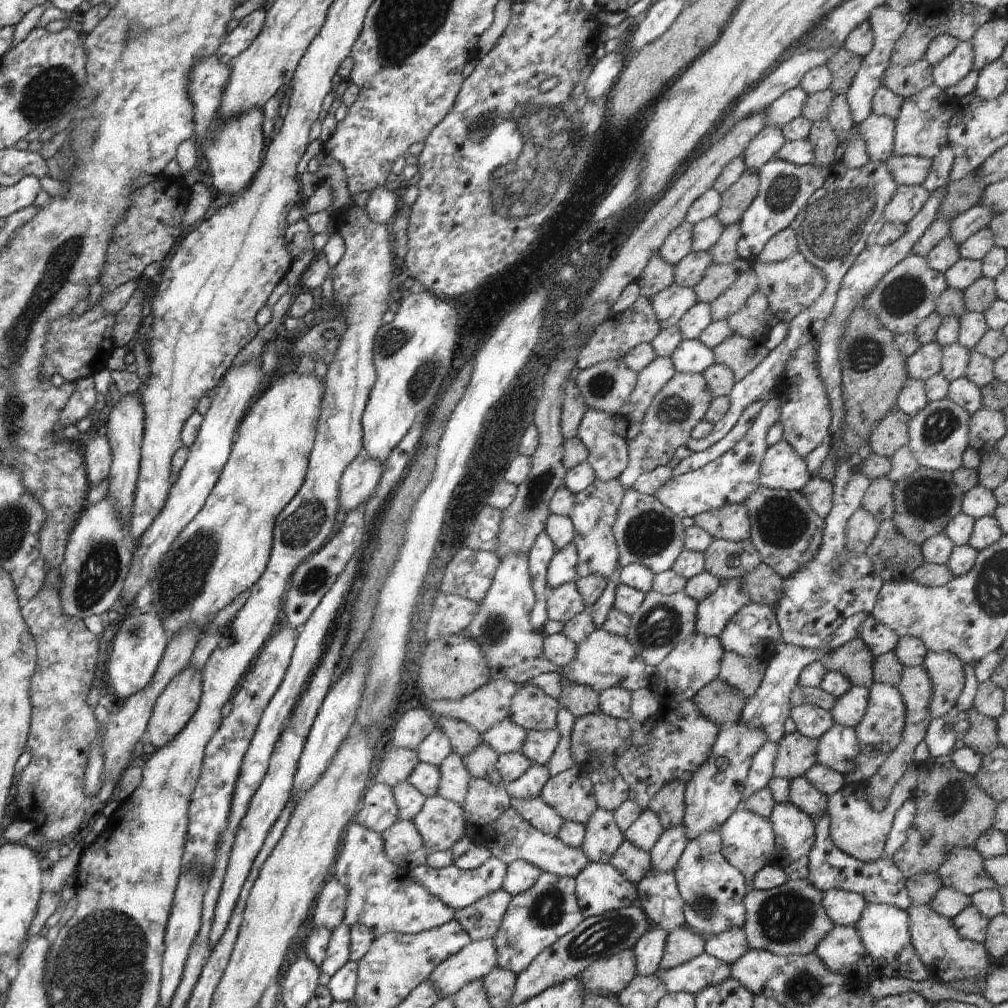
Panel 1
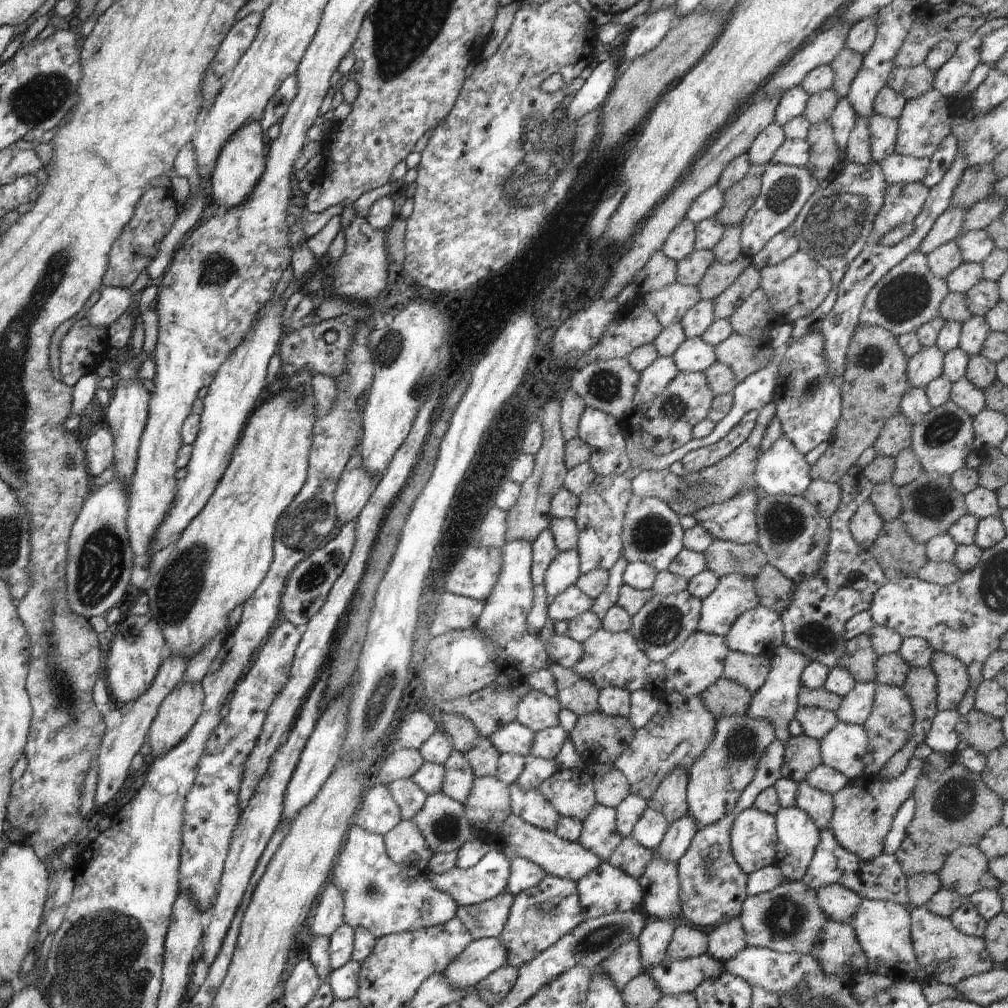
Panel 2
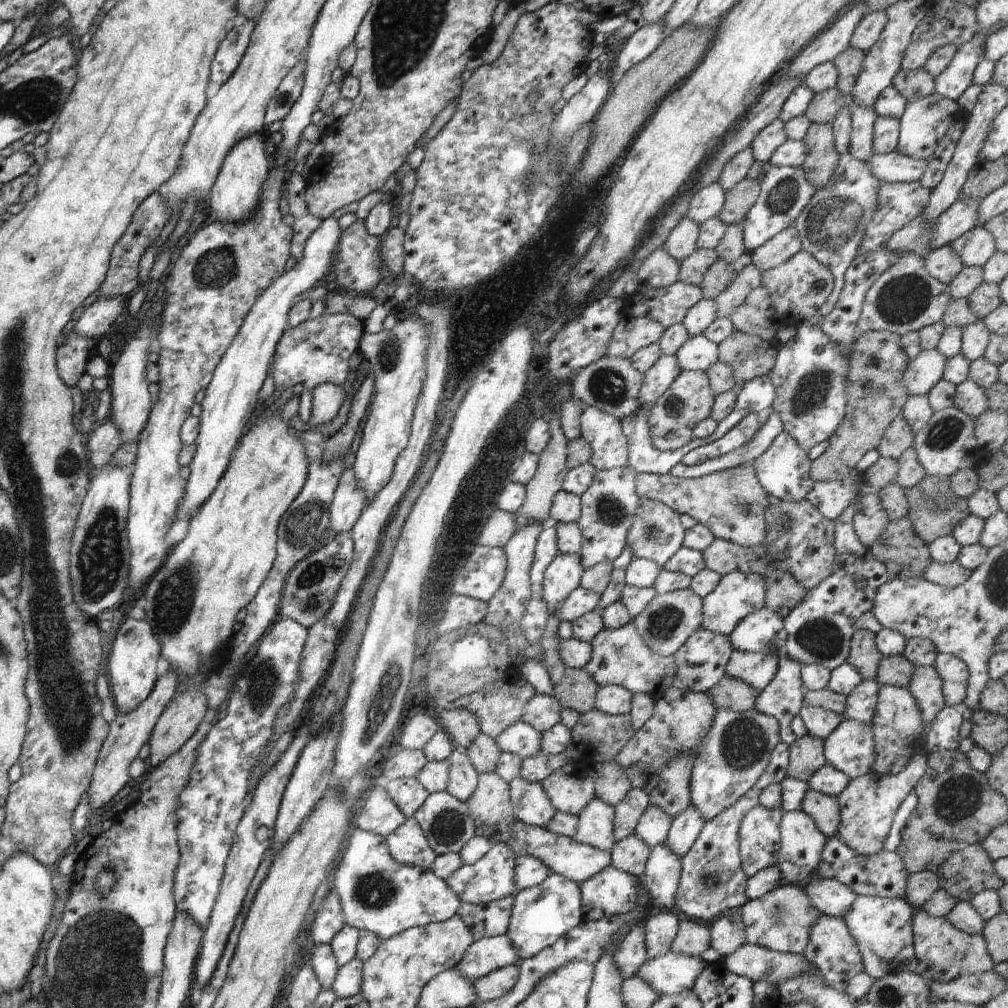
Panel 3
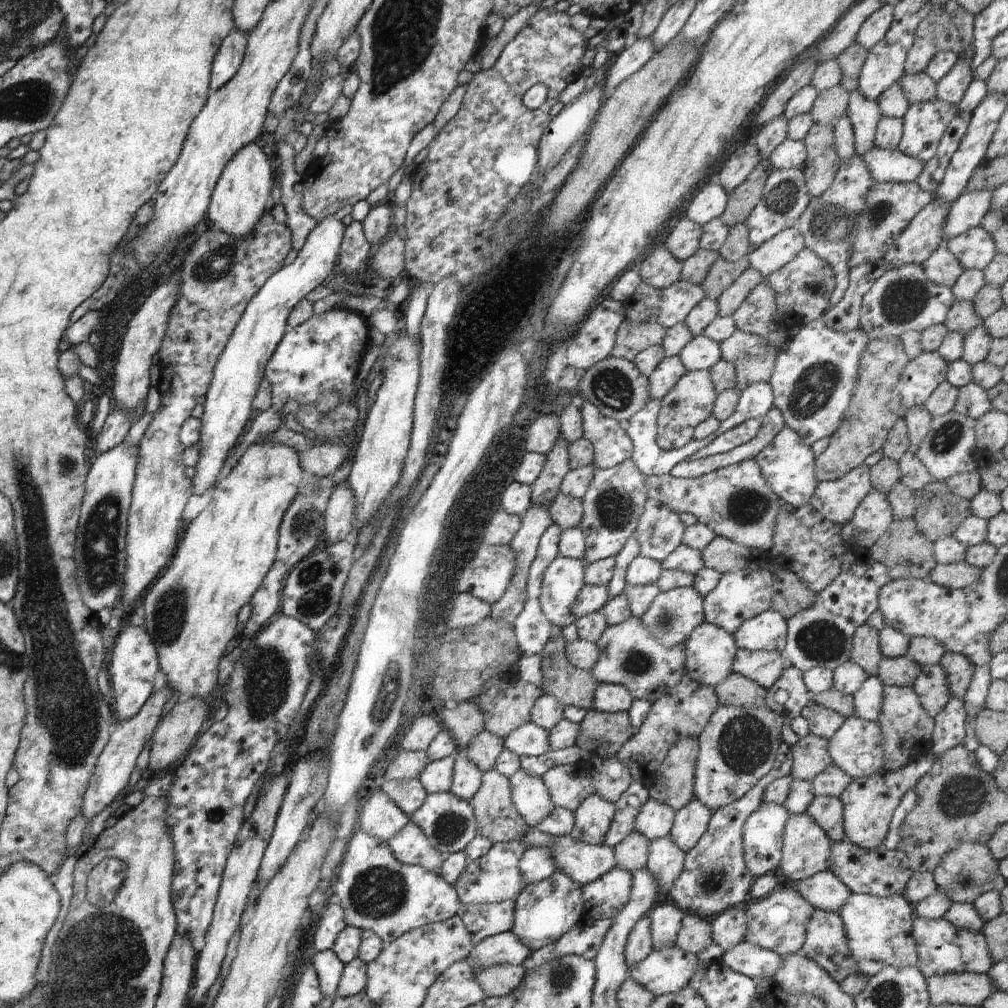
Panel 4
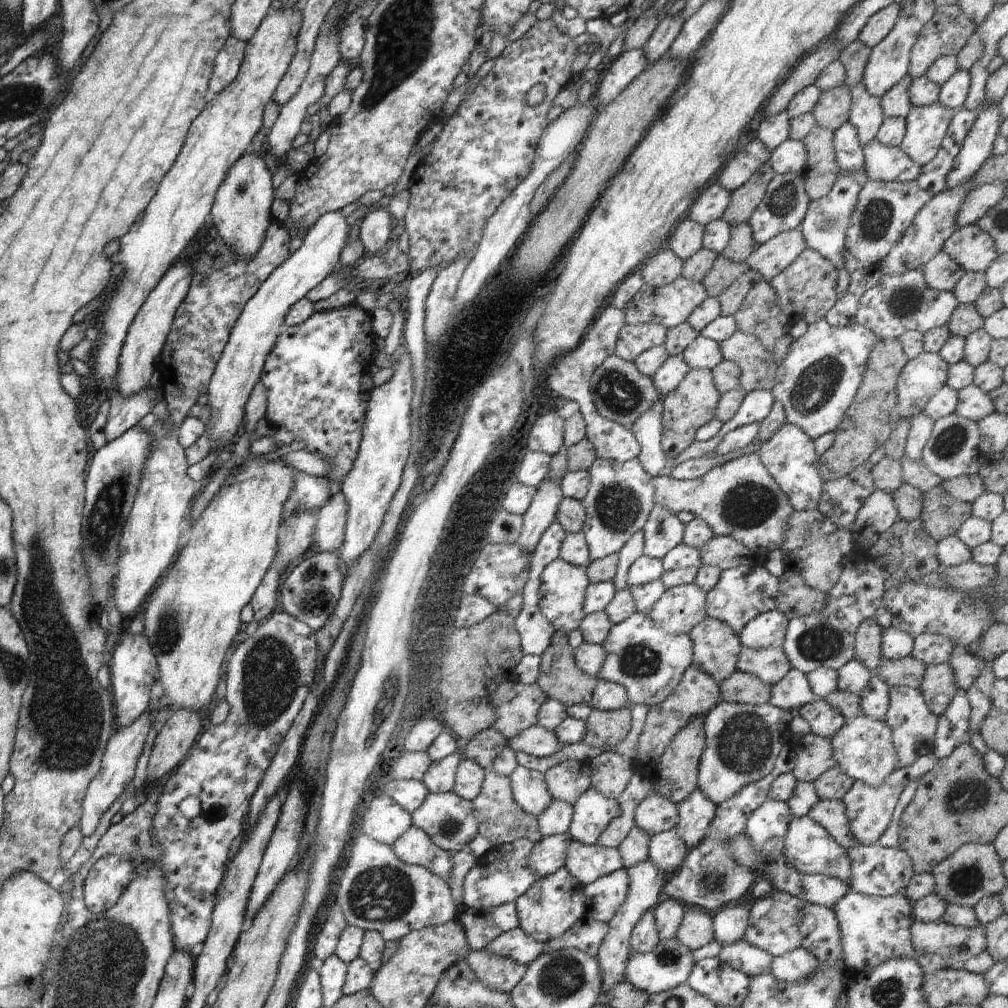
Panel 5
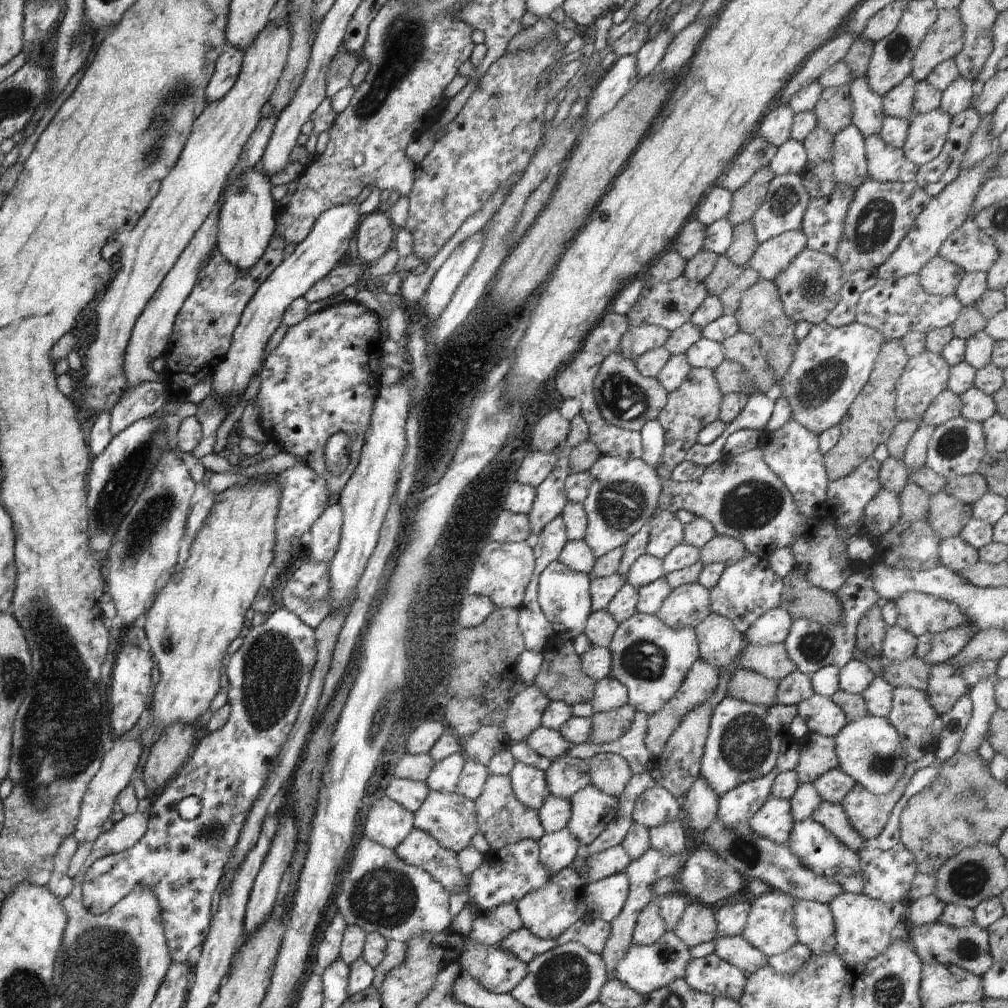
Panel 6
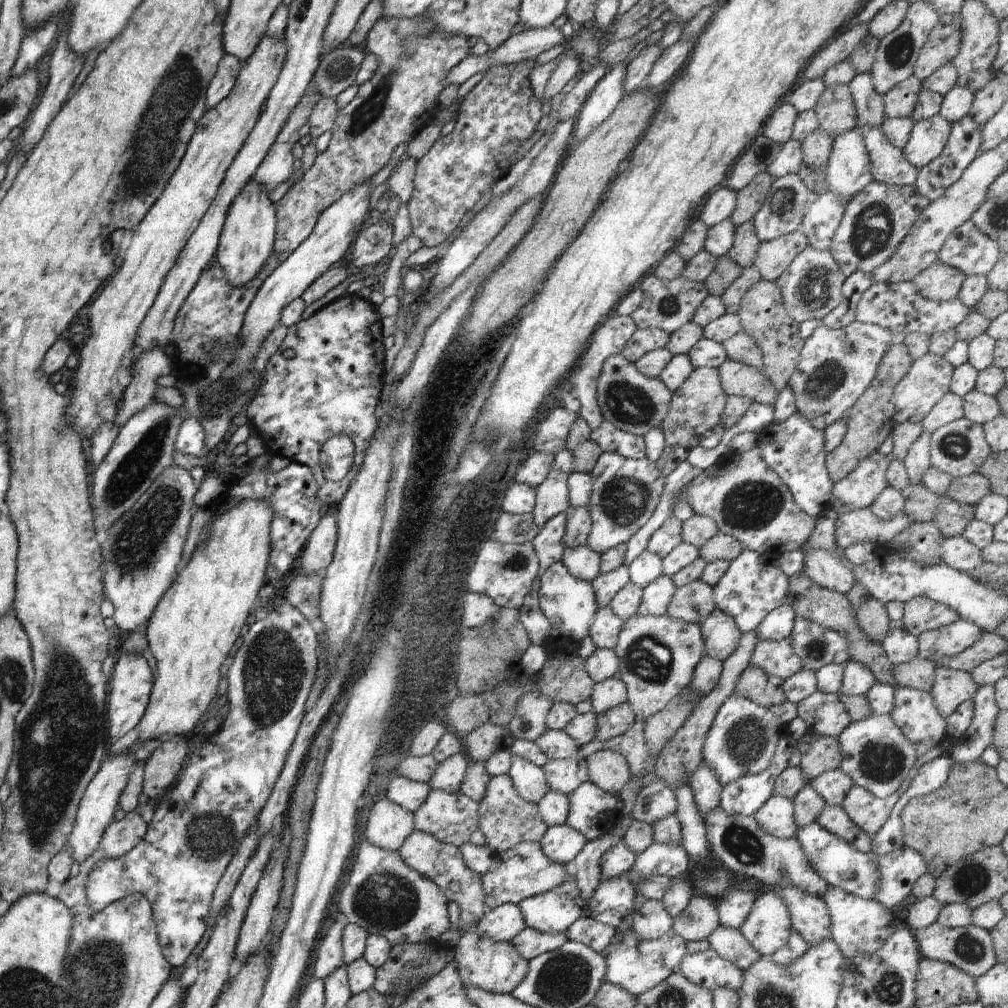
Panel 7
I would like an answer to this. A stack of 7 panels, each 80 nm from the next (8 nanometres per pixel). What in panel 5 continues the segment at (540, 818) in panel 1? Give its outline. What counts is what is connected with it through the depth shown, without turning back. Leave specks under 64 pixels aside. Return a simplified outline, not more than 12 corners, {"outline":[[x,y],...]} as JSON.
{"outline":[[518,766],[509,778],[512,795],[538,819],[553,800],[545,776]]}

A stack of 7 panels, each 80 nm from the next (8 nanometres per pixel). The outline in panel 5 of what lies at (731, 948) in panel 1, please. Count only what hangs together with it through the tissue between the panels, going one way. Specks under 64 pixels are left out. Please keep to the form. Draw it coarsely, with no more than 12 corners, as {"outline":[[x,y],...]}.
{"outline":[[749,900],[713,914],[713,935],[722,946],[744,940]]}

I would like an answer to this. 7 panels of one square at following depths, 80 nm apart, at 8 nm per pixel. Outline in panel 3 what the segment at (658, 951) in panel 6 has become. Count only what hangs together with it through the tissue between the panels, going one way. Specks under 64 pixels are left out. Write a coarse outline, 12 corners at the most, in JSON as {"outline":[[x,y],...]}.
{"outline":[[669,952],[636,975],[660,995],[693,988],[707,964]]}

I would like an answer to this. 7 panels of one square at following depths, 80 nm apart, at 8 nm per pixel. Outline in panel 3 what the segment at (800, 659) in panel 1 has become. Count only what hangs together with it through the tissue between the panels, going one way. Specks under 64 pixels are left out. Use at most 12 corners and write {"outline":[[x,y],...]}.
{"outline":[[780,652],[773,679],[755,700],[778,721],[788,746],[805,704],[802,667]]}

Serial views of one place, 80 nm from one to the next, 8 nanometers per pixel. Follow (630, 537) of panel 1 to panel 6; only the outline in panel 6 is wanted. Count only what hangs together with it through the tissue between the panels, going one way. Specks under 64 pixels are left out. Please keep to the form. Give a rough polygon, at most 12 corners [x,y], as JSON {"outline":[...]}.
{"outline":[[666,510],[652,520],[646,553],[663,560],[683,543],[684,526]]}

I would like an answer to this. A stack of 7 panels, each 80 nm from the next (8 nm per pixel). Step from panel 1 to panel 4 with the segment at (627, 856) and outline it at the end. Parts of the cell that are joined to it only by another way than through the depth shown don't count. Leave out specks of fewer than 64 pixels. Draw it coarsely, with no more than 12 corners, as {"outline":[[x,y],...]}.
{"outline":[[632,831],[613,847],[616,864],[645,868],[651,842]]}

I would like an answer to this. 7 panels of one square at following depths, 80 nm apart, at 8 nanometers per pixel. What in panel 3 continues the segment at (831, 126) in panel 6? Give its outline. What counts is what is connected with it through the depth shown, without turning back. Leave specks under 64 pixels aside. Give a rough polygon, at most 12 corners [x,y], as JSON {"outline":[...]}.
{"outline":[[836,87],[814,93],[805,115],[831,123],[847,106]]}

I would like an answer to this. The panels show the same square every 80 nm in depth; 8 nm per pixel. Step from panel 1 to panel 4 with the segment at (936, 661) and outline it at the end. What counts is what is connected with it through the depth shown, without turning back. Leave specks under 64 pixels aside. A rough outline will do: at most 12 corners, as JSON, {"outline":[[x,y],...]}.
{"outline":[[944,653],[939,664],[949,693],[962,699],[973,665],[960,653]]}

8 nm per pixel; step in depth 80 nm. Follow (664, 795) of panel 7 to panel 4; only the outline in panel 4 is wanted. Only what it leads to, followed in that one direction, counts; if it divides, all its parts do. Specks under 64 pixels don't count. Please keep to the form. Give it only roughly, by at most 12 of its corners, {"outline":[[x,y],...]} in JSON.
{"outline":[[648,799],[635,830],[650,842],[668,837],[675,812]]}

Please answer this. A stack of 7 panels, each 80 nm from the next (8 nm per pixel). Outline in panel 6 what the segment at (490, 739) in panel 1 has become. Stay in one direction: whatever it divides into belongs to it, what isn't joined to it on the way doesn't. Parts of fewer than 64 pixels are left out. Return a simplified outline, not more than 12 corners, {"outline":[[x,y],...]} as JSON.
{"outline":[[540,726],[525,740],[553,761],[573,745],[558,730]]}

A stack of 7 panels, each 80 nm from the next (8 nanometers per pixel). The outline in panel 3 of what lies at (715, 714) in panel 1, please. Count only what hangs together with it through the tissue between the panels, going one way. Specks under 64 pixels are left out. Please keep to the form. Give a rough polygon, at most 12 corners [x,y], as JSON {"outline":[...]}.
{"outline":[[724,675],[706,692],[716,710],[746,712],[760,691]]}

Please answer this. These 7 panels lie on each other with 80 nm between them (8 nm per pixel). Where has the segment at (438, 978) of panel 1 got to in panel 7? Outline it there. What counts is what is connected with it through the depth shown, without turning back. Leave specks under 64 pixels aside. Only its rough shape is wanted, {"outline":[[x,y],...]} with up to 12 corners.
{"outline":[[527,927],[510,944],[530,961],[568,942],[550,935]]}

